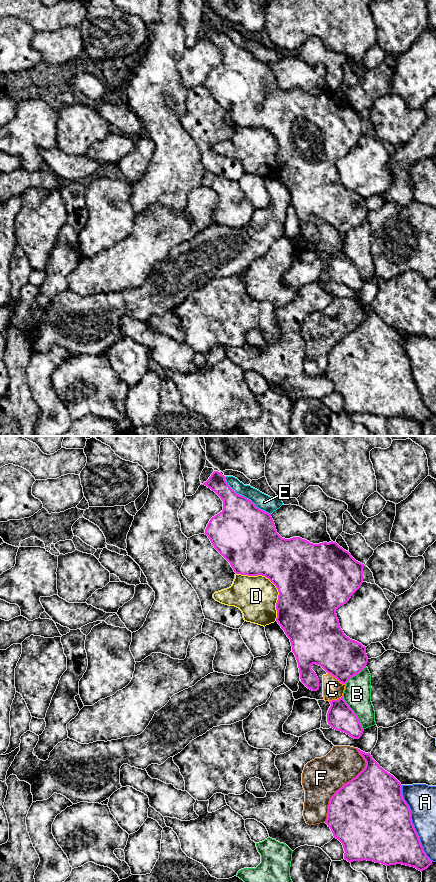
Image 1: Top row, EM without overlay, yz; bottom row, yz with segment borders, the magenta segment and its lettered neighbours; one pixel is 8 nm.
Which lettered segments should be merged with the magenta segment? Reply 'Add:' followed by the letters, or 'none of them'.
Add: none of them

